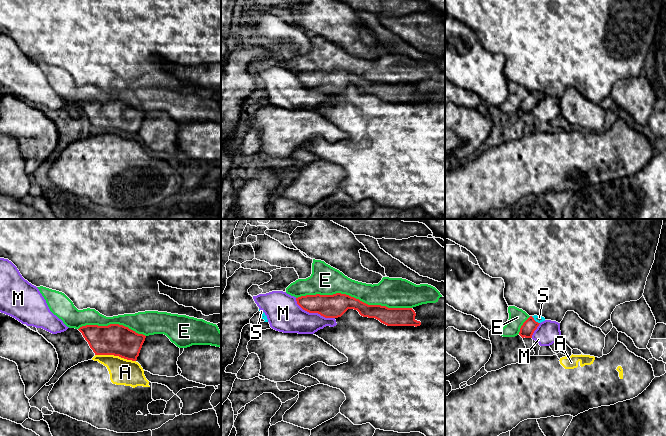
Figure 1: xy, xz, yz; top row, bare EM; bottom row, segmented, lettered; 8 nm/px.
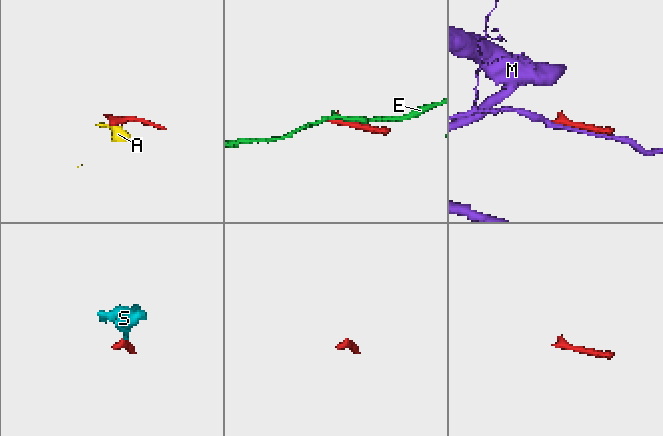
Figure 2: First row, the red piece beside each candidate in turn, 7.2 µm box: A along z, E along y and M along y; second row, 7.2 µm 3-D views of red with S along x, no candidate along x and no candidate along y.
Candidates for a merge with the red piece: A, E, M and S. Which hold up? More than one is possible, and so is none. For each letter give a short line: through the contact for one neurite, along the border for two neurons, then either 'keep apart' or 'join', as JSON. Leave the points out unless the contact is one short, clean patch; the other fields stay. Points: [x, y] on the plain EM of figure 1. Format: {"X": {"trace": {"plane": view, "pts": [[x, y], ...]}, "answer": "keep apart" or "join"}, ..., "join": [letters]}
{"A": {"trace": {"plane": "xy", "pts": [[95, 130], [113, 130], [135, 137]]}, "answer": "keep apart"}, "E": {"answer": "keep apart"}, "M": {"answer": "keep apart"}, "S": {"trace": {"plane": "yz", "pts": [[530, 101], [534, 96], [539, 95]]}, "answer": "join"}, "join": ["S"]}

